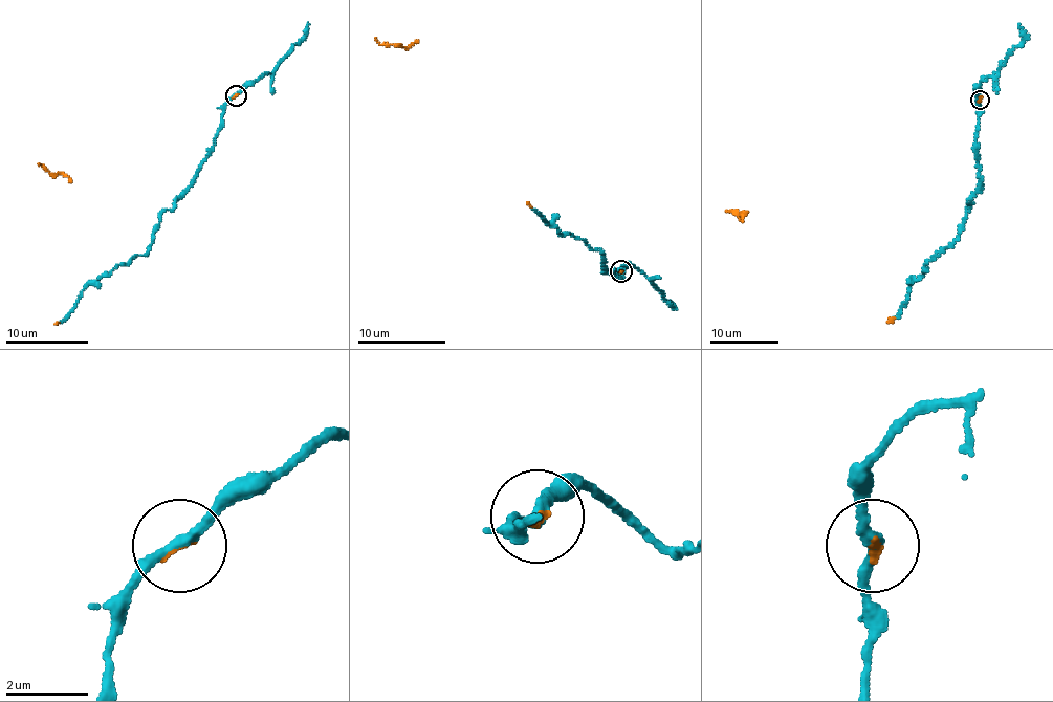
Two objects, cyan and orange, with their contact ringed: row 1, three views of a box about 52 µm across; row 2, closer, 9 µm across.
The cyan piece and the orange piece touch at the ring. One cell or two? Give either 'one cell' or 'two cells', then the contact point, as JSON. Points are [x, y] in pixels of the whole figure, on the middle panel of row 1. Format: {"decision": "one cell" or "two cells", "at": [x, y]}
{"decision": "one cell", "at": [621, 270]}

